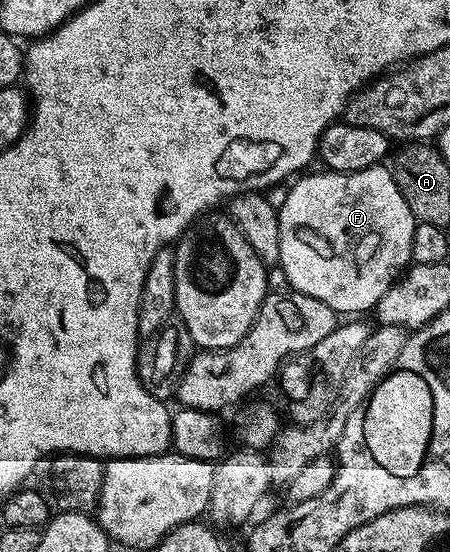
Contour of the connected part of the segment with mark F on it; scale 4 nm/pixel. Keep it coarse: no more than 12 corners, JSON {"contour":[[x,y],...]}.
{"contour":[[386,164],[308,172],[278,210],[294,292],[363,315],[412,264]]}

